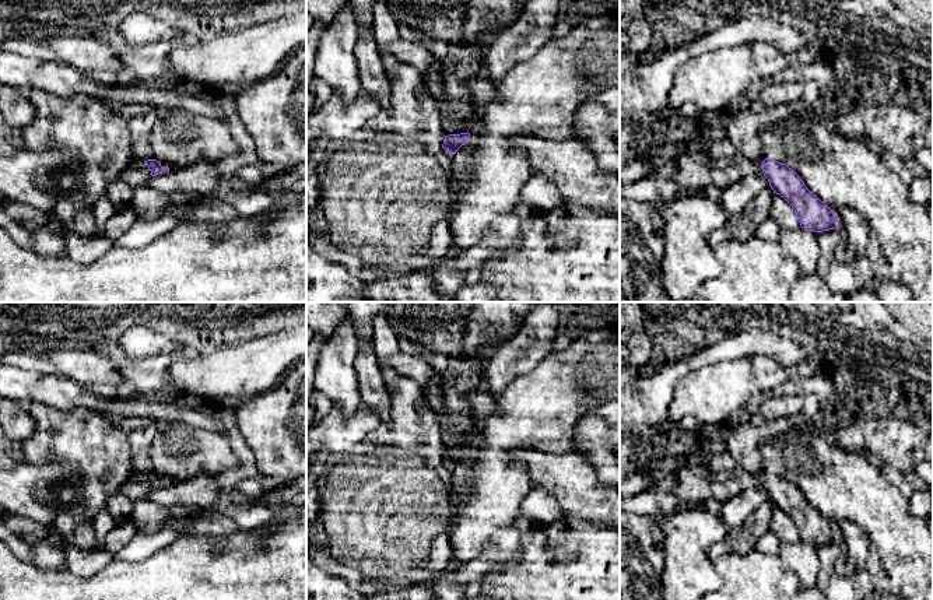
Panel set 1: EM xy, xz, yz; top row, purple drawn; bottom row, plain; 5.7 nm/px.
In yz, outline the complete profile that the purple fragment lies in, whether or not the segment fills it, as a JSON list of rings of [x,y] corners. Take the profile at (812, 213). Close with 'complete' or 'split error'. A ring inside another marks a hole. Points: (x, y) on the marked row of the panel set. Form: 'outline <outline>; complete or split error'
outline [[[697,145],[650,175],[674,180],[684,193],[698,193],[709,185],[725,189],[747,175],[760,173],[768,179],[774,193],[792,206],[802,228],[822,232],[839,227],[836,214],[807,189],[792,168],[768,158],[753,161],[736,155],[713,159],[704,145]]]; split error

